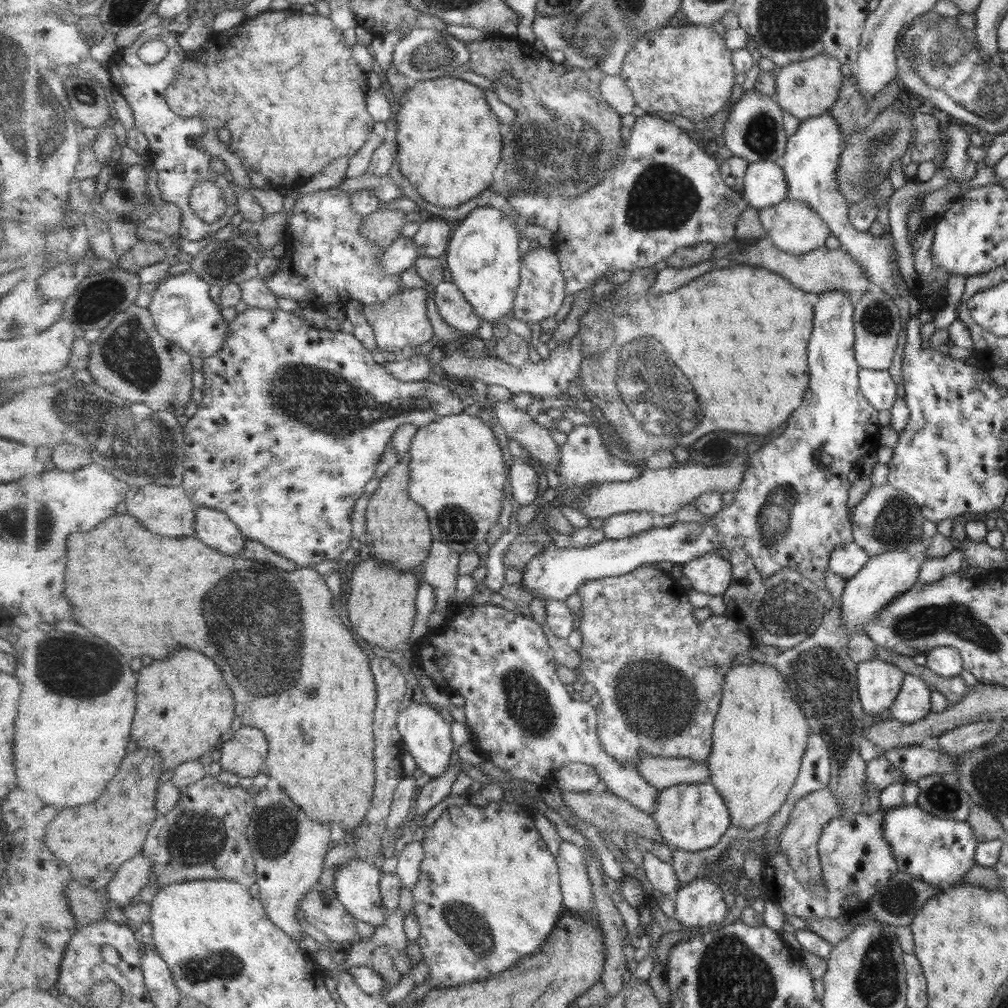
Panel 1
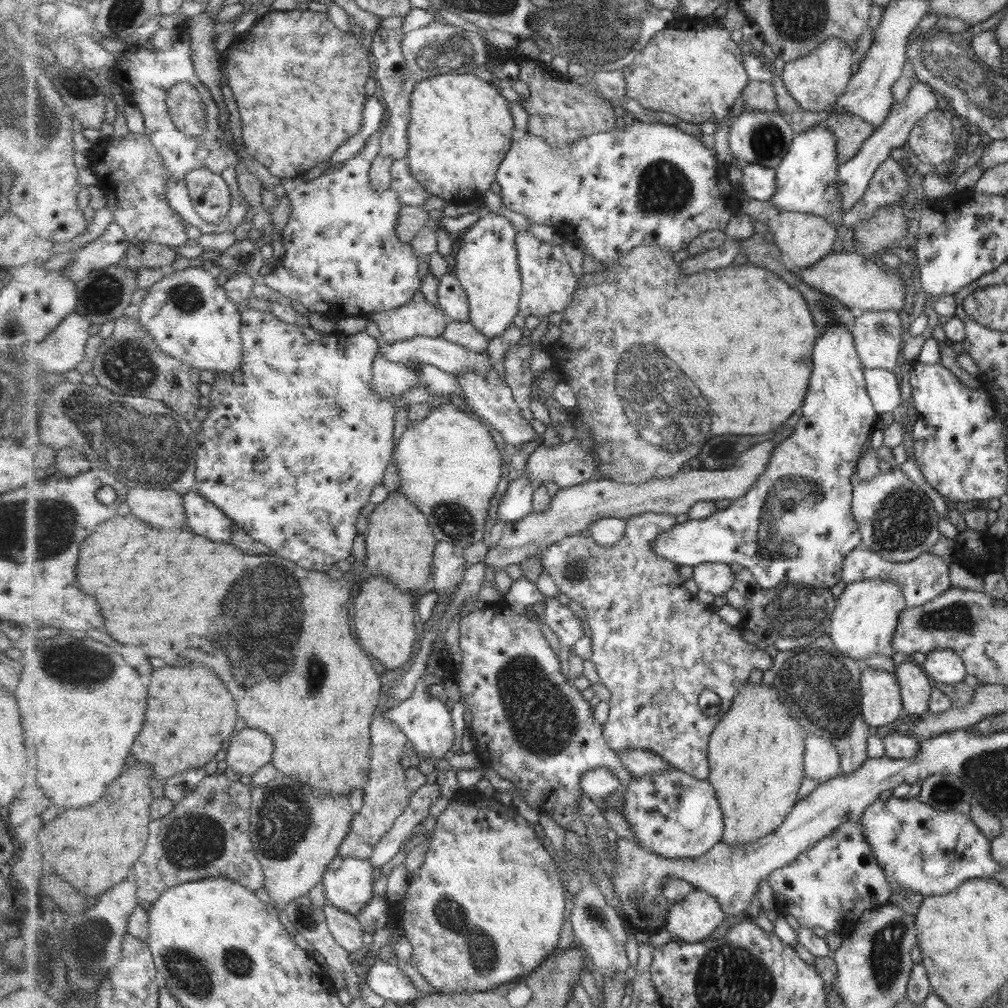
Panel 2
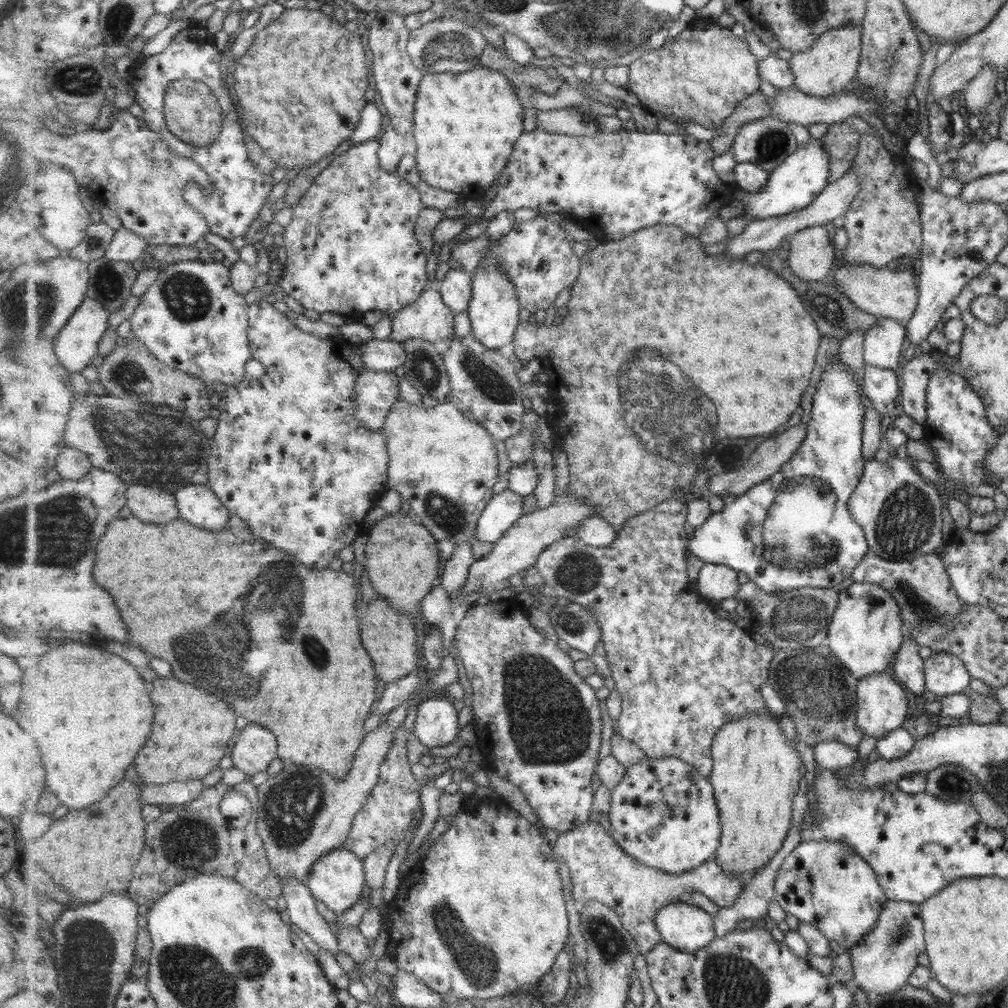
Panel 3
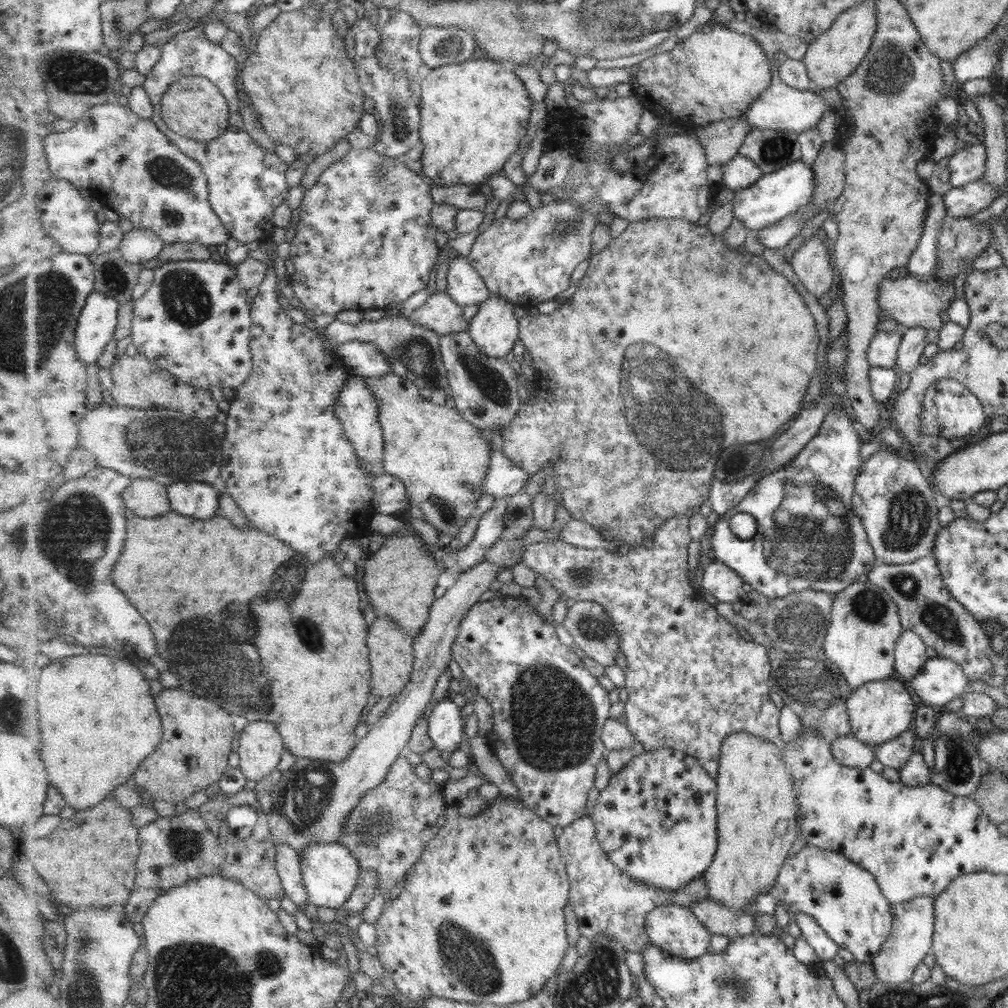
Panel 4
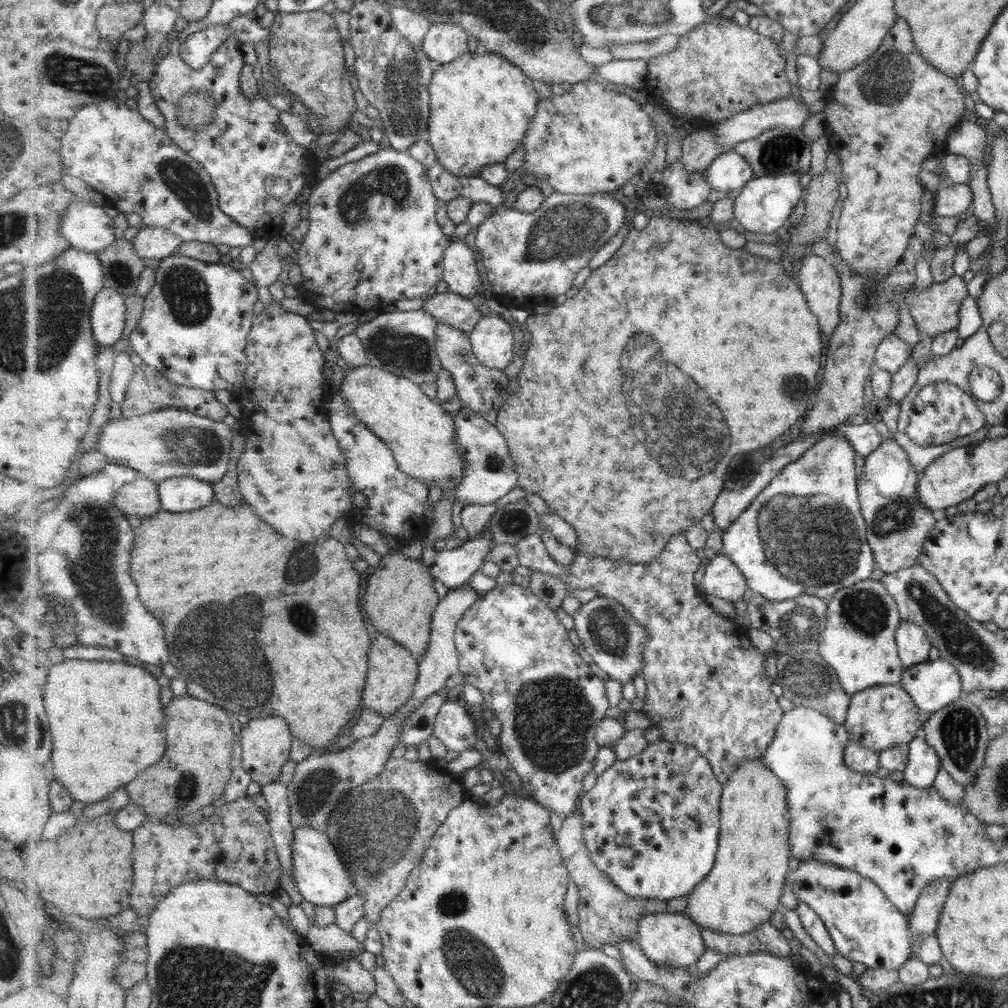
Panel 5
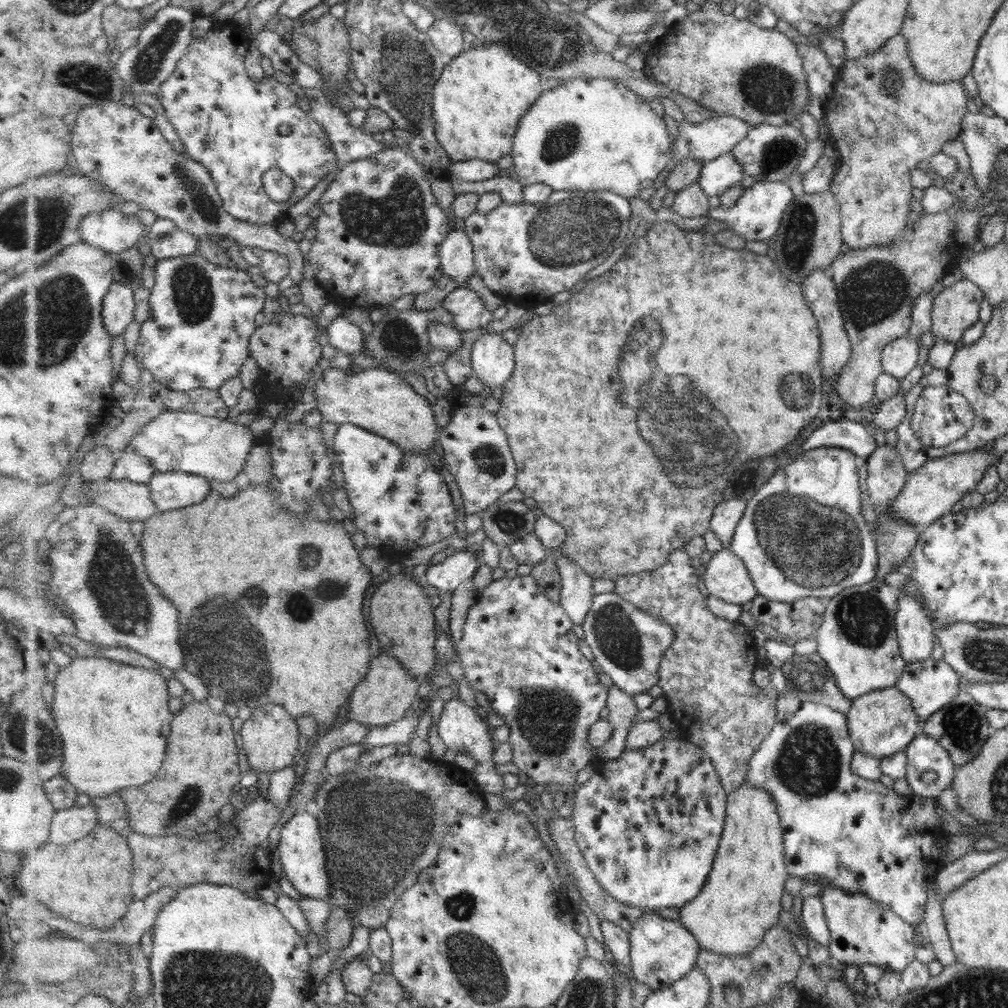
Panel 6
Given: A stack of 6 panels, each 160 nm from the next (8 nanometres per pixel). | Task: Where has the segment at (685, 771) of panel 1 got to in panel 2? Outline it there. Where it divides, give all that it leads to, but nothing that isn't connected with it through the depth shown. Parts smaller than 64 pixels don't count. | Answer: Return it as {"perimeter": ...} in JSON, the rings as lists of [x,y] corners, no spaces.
{"perimeter":[[[628,748],[623,752],[618,752],[625,768],[632,776],[645,776],[662,772],[666,768],[672,768],[672,764],[663,760],[661,756],[643,748]]]}

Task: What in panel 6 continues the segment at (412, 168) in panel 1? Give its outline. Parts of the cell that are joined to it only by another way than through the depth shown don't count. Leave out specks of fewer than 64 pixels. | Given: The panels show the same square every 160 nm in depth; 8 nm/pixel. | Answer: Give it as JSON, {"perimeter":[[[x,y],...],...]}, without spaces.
{"perimeter":[[[500,42],[491,45],[473,45],[444,68],[444,73],[436,82],[434,93],[434,118],[436,119],[436,139],[443,146],[450,160],[481,159],[496,163],[507,154],[511,155],[513,140],[521,119],[543,94],[542,74],[533,70],[523,59],[508,50]]]}

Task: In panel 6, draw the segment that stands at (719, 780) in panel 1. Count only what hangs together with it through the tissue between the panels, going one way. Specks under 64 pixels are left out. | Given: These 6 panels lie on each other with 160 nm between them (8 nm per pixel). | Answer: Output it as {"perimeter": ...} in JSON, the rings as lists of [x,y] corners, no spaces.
{"perimeter":[[[751,785],[740,786],[728,793],[728,817],[720,849],[716,856],[713,871],[709,873],[708,882],[701,890],[700,897],[689,901],[680,909],[680,921],[697,937],[700,947],[711,954],[721,954],[727,958],[743,958],[760,948],[764,936],[779,920],[781,900],[785,894],[785,882],[789,878],[785,864],[784,827],[774,798],[766,790]]]}

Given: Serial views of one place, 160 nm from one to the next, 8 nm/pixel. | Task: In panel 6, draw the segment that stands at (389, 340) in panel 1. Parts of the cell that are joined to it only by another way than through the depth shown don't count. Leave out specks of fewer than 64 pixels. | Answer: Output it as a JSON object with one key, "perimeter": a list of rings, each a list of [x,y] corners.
{"perimeter":[[[459,286],[459,288],[449,294],[442,304],[437,305],[443,306],[451,312],[452,316],[454,316],[454,325],[459,330],[477,330],[477,328],[483,328],[495,320],[493,311],[485,308],[485,304],[483,304],[483,300],[479,297],[479,293],[469,290],[465,286]]]}

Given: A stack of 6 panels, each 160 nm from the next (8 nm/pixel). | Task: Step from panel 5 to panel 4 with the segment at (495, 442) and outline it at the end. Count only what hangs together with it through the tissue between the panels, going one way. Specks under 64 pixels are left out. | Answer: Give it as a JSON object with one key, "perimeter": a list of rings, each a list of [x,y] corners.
{"perimeter":[[[492,448],[489,475],[485,477],[484,492],[496,499],[507,499],[523,493],[529,482],[529,474],[519,468],[501,449]]]}

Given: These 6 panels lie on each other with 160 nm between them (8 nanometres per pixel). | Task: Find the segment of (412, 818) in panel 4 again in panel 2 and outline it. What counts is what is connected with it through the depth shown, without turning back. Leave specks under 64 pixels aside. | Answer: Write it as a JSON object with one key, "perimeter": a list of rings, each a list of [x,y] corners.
{"perimeter":[[[383,713],[377,714],[373,719],[370,732],[372,764],[370,777],[364,788],[363,805],[353,818],[352,830],[349,830],[340,848],[340,856],[348,858],[370,859],[375,847],[391,831],[397,818],[406,814],[406,808],[410,805],[413,794],[412,790],[408,789],[407,770],[401,764],[401,757],[407,754],[405,744],[408,736]]]}

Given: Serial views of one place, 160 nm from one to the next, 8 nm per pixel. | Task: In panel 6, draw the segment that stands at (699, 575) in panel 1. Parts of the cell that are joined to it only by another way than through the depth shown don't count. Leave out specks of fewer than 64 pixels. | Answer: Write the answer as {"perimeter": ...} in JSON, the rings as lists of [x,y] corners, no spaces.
{"perimeter":[[[730,546],[711,555],[703,578],[709,594],[733,604],[745,604],[759,595],[748,567]]]}

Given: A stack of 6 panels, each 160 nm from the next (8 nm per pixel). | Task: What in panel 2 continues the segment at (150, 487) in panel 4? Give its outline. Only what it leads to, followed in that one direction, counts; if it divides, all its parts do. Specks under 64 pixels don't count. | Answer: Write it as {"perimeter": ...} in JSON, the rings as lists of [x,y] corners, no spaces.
{"perimeter":[[[132,487],[127,503],[133,514],[149,522],[151,526],[157,526],[159,530],[183,528],[188,520],[184,495],[175,490]]]}

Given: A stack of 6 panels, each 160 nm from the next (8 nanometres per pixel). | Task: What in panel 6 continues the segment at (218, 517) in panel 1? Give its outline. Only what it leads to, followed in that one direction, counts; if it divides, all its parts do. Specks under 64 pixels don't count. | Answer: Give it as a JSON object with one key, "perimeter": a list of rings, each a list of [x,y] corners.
{"perimeter":[[[178,471],[157,472],[148,486],[163,512],[201,504],[213,492],[207,478]]]}

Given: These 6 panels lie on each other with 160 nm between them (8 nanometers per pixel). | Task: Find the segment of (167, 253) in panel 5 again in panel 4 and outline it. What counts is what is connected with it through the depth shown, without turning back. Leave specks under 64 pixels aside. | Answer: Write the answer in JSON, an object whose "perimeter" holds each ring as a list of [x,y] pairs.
{"perimeter":[[[132,228],[124,234],[120,249],[127,260],[144,263],[148,260],[156,261],[165,245],[167,242],[153,230]]]}

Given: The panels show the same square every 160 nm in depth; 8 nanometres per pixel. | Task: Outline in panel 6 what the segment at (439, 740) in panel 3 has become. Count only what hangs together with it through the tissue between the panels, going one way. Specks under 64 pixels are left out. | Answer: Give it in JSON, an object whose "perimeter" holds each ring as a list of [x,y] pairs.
{"perimeter":[[[458,698],[449,701],[442,710],[442,717],[438,722],[437,731],[447,748],[456,754],[469,754],[476,760],[477,765],[474,768],[473,777],[482,789],[494,795],[500,795],[505,790],[505,784],[501,779],[502,774],[495,772],[497,762],[494,758],[500,748],[493,747],[495,740],[491,737],[492,726],[483,722],[483,718],[477,714],[475,708],[463,704]]]}

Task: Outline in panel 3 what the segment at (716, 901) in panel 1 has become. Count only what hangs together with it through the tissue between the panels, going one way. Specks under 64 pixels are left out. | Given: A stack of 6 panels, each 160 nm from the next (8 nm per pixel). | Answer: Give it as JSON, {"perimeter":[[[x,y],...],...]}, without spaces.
{"perimeter":[[[681,900],[664,906],[657,915],[656,923],[663,942],[685,954],[705,949],[718,936],[712,914]]]}

